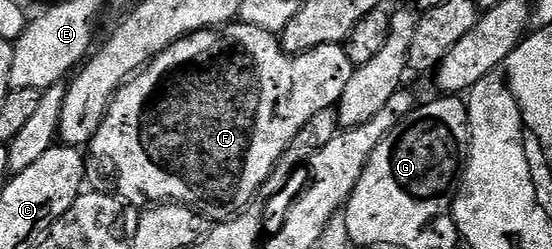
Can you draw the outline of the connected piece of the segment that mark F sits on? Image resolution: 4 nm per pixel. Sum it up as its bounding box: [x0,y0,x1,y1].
[90,22,353,222]

